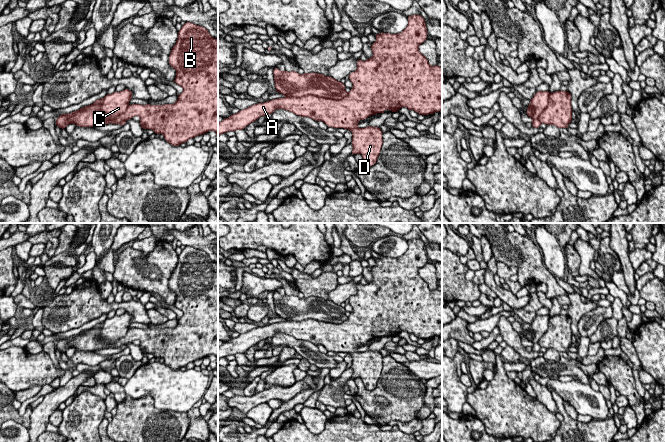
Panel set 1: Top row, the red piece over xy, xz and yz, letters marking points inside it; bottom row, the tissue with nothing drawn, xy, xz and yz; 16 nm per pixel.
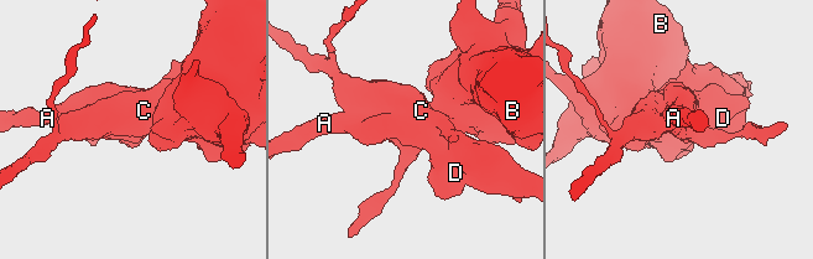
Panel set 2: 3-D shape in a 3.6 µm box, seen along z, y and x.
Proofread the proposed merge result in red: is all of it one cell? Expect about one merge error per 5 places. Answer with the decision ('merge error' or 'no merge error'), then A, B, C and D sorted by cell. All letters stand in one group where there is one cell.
merge error; groups A B D / C

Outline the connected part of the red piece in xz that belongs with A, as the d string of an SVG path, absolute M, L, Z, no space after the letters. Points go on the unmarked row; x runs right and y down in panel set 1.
M410 239L407 243L408 249L401 257L381 256L375 259L376 265L371 269L373 280L366 285L358 283L357 294L349 298L353 311L343 323L334 324L307 319L257 327L219 346L218 360L228 355L245 353L259 341L273 338L279 332L298 340L323 345L327 351L350 354L353 359L351 378L360 377L366 389L375 389L383 368L383 356L379 351L358 352L360 344L377 337L385 337L386 333L397 336L402 331L425 340L442 334L442 291L431 290L428 283L419 275L419 269L427 263L428 259L425 244L421 239Z

